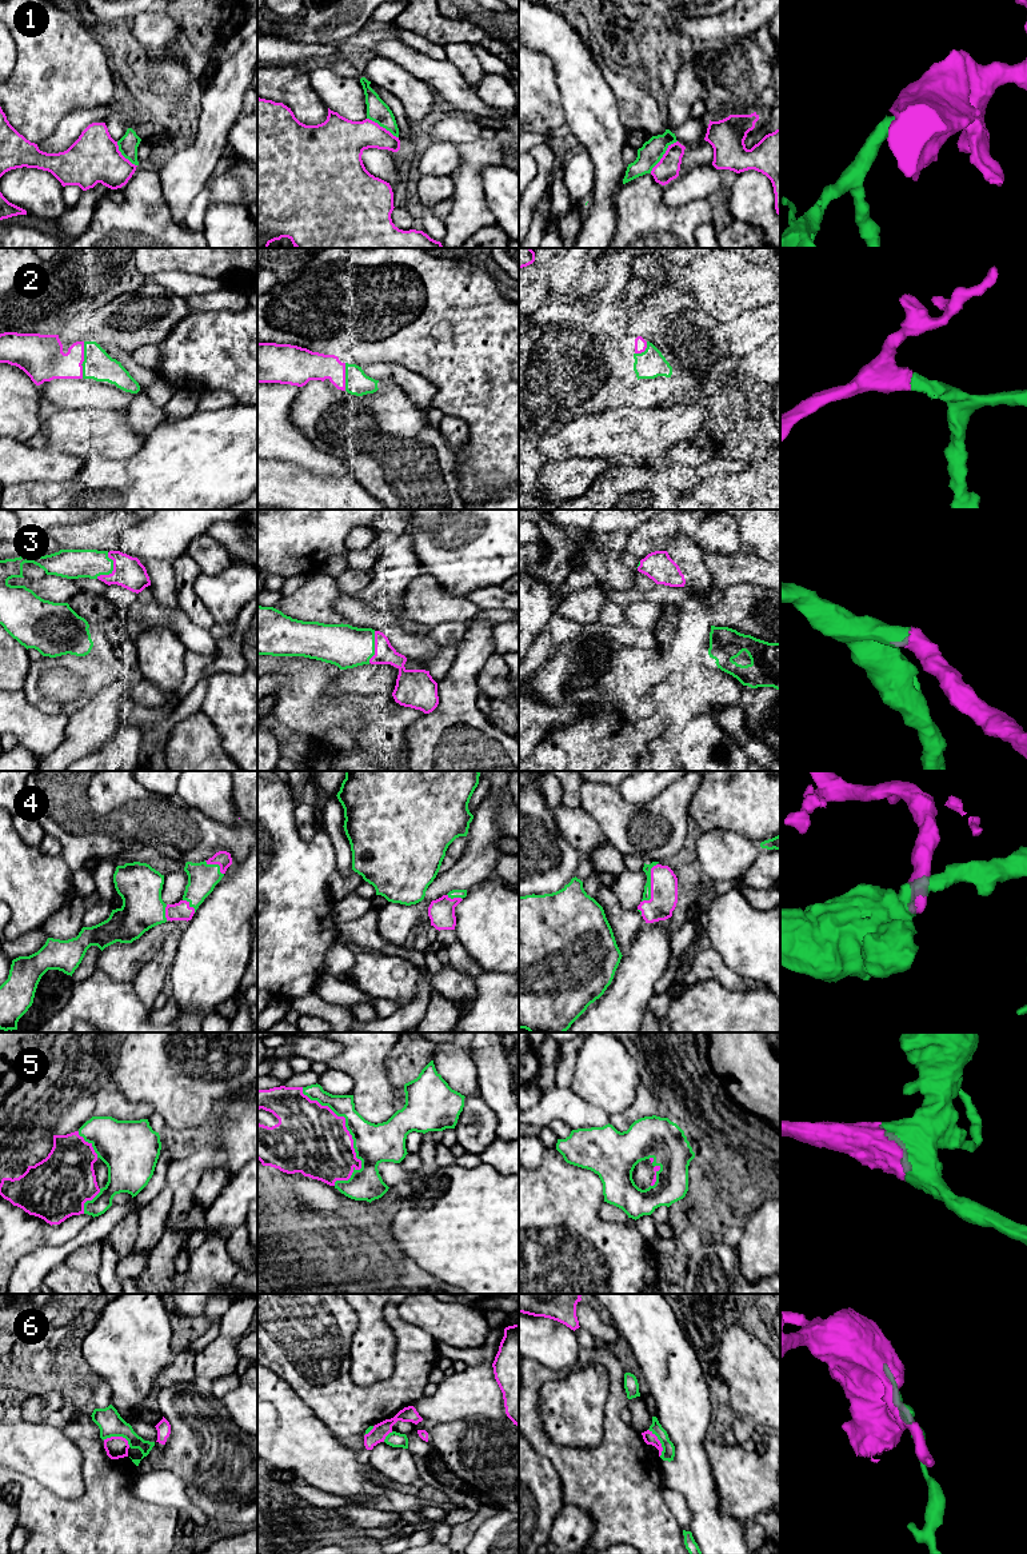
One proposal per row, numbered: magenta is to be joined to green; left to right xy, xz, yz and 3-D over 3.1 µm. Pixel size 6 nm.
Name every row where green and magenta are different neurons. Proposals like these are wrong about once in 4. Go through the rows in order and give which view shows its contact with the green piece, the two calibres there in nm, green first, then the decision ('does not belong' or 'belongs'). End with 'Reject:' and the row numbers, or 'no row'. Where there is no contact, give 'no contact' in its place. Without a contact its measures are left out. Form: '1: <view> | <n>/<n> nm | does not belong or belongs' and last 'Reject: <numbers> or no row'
1: yz | 140/140 nm | does not belong
2: xy | 180/260 nm | belongs
3: xy | 180/190 nm | belongs
4: yz | 50/160 nm | belongs
5: xz | 240/420 nm | belongs
6: xy | 150/130 nm | does not belong
Reject: 1, 6

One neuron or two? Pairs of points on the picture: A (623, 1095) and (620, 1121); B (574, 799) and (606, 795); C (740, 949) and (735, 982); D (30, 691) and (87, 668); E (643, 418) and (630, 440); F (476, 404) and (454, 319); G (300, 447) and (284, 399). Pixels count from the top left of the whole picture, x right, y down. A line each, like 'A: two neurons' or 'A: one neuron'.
A: two neurons
B: two neurons
C: two neurons
D: one neuron
E: one neuron
F: one neuron
G: one neuron

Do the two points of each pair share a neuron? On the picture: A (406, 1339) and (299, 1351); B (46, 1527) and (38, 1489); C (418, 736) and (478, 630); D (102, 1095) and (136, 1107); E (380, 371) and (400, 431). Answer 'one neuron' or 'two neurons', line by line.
A: one neuron
B: one neuron
C: one neuron
D: one neuron
E: two neurons

